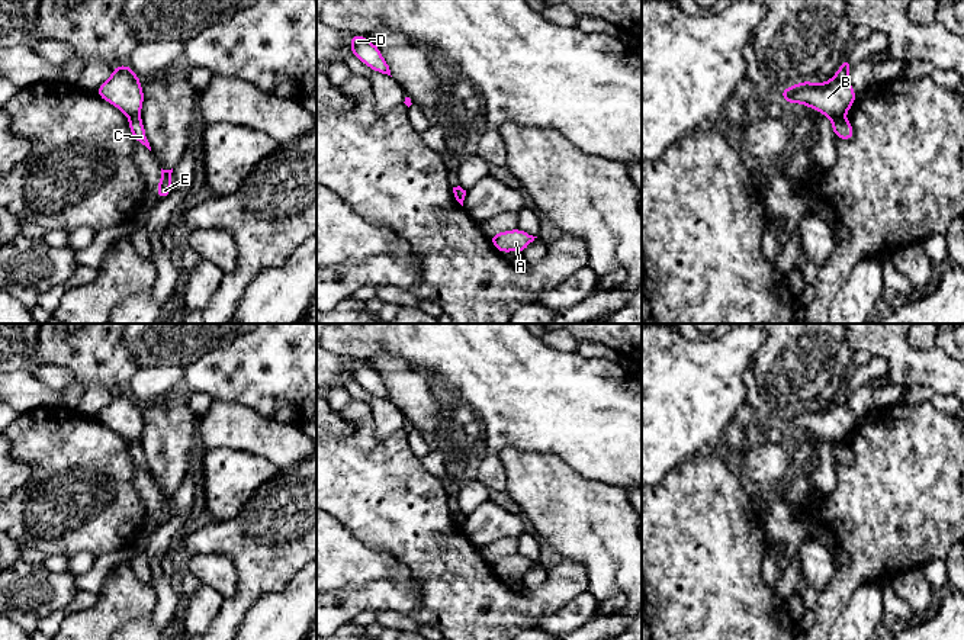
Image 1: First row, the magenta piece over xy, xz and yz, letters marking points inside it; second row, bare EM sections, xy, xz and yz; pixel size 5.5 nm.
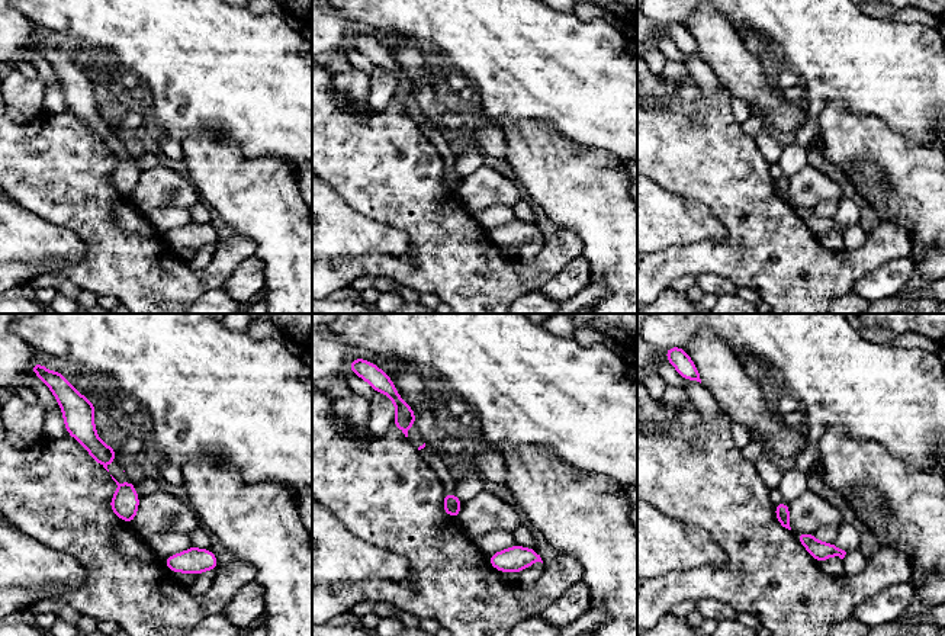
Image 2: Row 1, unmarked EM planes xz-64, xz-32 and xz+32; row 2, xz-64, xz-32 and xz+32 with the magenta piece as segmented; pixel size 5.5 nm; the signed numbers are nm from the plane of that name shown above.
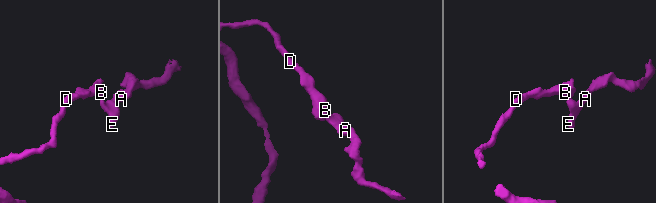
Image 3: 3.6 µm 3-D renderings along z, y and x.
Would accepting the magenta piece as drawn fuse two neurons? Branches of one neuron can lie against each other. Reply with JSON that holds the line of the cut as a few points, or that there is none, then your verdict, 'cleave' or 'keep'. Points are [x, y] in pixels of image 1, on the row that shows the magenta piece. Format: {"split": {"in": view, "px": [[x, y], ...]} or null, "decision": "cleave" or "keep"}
{"split": {"in": "yz", "px": [[842, 115], [832, 119]]}, "decision": "cleave"}

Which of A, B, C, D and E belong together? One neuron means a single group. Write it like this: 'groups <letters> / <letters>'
groups A C E / B D

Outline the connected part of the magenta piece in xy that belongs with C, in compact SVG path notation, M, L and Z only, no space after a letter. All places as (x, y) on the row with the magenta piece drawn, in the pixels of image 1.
M139 116L129 119L129 129L131 129L134 139L141 142L151 151L150 142L147 139L145 131L144 131L144 123Z

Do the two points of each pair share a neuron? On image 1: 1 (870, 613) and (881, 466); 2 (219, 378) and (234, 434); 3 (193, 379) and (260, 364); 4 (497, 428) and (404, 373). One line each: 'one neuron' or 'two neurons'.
1: two neurons
2: two neurons
3: one neuron
4: two neurons

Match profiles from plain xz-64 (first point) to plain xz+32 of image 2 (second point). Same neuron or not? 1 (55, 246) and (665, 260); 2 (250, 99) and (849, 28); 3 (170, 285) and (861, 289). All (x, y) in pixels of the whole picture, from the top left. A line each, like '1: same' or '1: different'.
1: different
2: same
3: different

